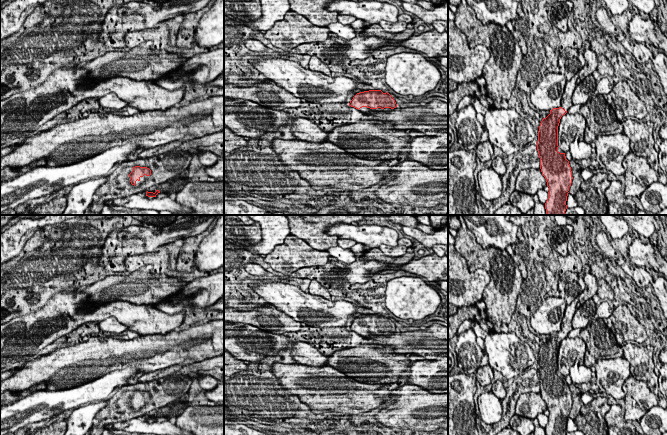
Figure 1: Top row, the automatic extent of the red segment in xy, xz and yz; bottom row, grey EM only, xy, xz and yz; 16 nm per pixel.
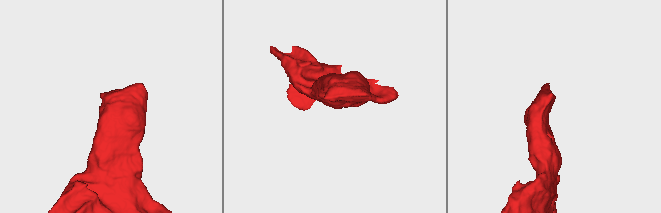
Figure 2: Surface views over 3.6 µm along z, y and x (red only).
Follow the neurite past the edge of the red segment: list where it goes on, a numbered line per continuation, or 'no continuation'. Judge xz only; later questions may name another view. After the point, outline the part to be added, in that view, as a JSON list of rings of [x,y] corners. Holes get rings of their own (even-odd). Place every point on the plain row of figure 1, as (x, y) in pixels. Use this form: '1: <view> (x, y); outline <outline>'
1: xz (365, 334); outline [[[362,331],[359,333],[360,336],[364,337],[364,338],[368,338],[370,337],[370,335],[375,335],[375,336],[389,336],[391,335],[392,333],[391,332],[384,332],[384,333],[381,333],[381,332],[377,332],[377,333],[370,333],[370,332],[367,332],[367,331]]]

